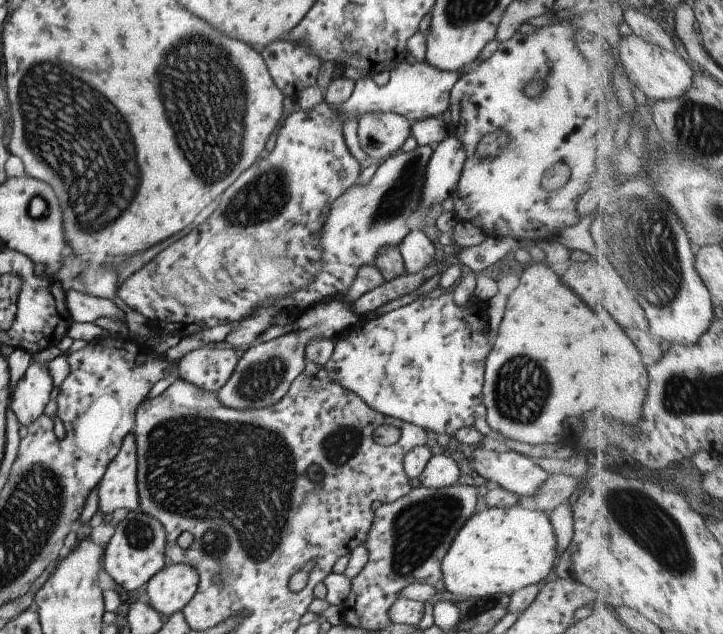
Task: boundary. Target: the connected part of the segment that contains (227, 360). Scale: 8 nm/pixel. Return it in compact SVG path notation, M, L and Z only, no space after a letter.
M204 346L185 354L178 363L178 374L194 386L217 393L228 380L240 360L232 348Z

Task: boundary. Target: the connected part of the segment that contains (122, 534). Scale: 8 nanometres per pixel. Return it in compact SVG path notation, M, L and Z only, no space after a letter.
M140 510L127 511L115 528L114 535L107 543L104 552L103 569L106 570L105 574L109 574L125 592L129 590L132 592L144 586L152 576L158 574L168 564L165 555L166 531L156 518Z

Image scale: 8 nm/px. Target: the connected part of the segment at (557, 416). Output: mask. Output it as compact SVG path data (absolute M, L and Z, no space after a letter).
M532 263L523 270L520 284L509 296L498 335L485 362L483 401L486 422L504 438L530 446L558 443L568 418L582 418L590 410L610 412L628 426L644 418L644 404L650 389L650 361L610 312L592 312L570 288L560 284L558 275L546 263Z

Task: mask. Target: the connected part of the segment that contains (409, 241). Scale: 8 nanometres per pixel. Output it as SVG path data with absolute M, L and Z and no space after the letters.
M423 231L408 232L399 244L400 254L404 263L405 274L416 274L430 266L439 255L439 246L434 245Z

